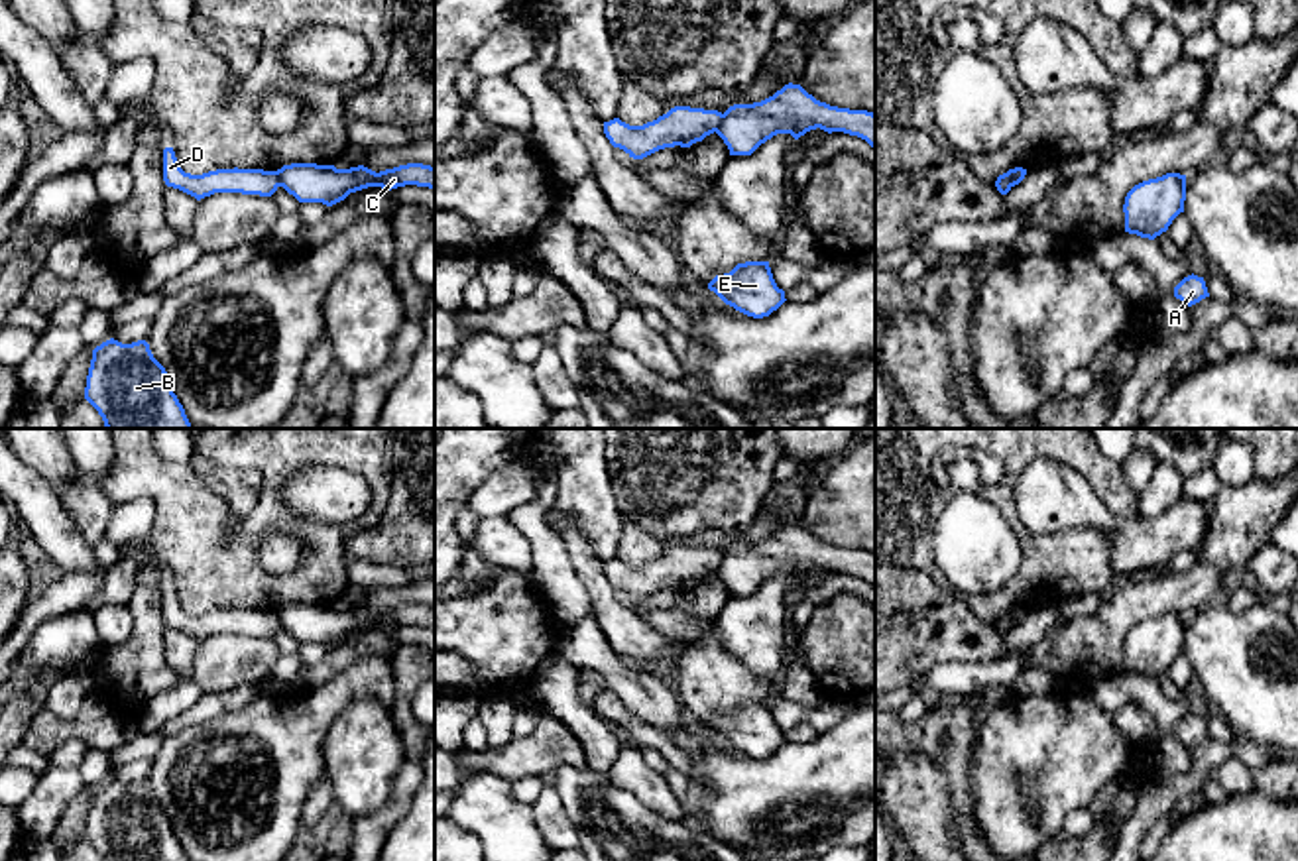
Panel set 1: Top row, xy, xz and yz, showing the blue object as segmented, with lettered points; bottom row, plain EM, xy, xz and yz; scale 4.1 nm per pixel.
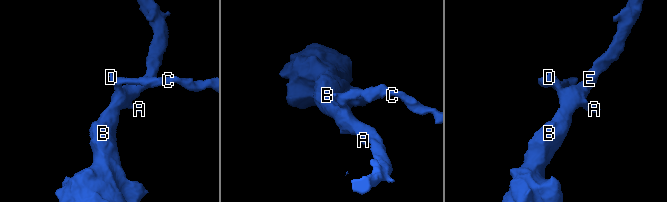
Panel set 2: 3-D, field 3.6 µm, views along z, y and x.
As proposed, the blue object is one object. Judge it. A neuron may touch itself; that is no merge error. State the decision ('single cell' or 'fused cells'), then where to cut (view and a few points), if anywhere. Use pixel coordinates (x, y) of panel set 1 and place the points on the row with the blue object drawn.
fused cells; cut in xz along (724, 114), (714, 130)

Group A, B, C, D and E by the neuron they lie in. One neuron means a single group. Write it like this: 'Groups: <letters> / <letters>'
Groups: A B D E / C

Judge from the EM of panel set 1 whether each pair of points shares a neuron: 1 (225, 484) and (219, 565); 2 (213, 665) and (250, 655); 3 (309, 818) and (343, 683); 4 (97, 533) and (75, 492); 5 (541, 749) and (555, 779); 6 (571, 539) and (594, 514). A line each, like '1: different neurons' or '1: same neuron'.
1: different neurons
2: same neuron
3: different neurons
4: same neuron
5: different neurons
6: different neurons

